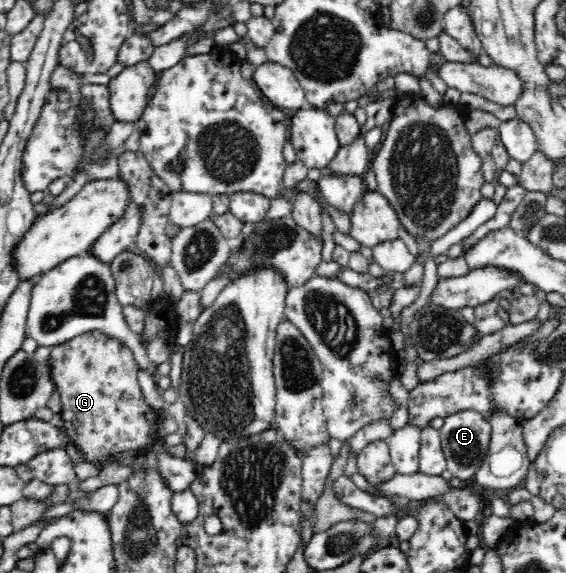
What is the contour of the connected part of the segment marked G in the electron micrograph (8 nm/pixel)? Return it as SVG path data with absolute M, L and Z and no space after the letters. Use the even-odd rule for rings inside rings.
M100 330L83 333L63 345L51 348L50 374L56 392L61 400L60 415L64 421L61 429L68 435L86 457L89 463L95 463L99 469L105 467L107 458L119 451L148 451L155 443L159 423L156 421L156 410L151 408L143 398L143 391L137 382L137 361L130 347L117 338Z

